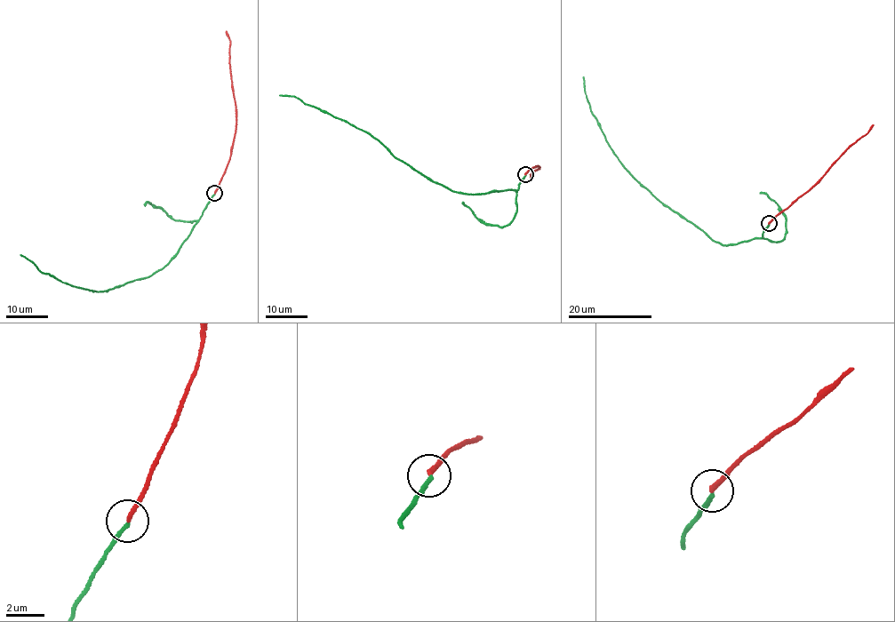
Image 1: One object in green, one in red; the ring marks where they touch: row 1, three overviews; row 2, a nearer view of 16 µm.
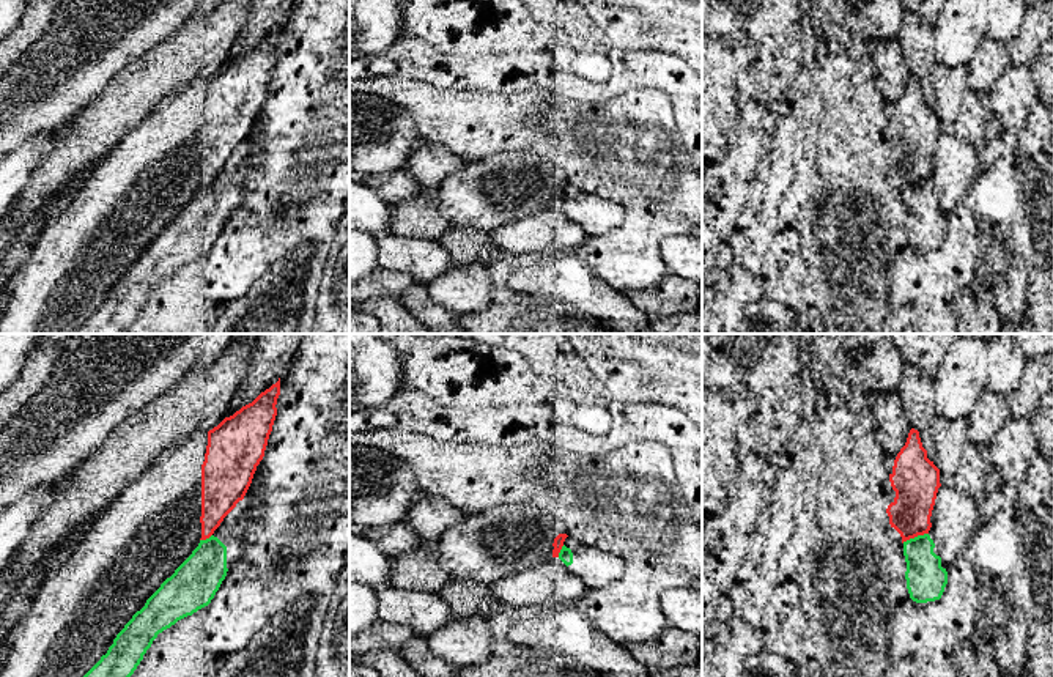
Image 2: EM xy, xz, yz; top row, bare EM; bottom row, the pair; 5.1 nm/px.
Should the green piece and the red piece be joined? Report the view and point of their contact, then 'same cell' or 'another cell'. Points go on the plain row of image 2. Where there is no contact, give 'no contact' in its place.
meets green in yz at (915, 184); another cell

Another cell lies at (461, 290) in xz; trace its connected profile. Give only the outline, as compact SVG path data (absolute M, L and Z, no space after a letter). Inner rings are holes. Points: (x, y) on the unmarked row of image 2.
M483 263L456 265L427 283L430 298L453 312L464 315L491 305L493 279Z

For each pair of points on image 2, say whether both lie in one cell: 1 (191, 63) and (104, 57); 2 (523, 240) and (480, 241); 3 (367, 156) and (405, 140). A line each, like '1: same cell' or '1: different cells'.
1: different cells
2: different cells
3: same cell

